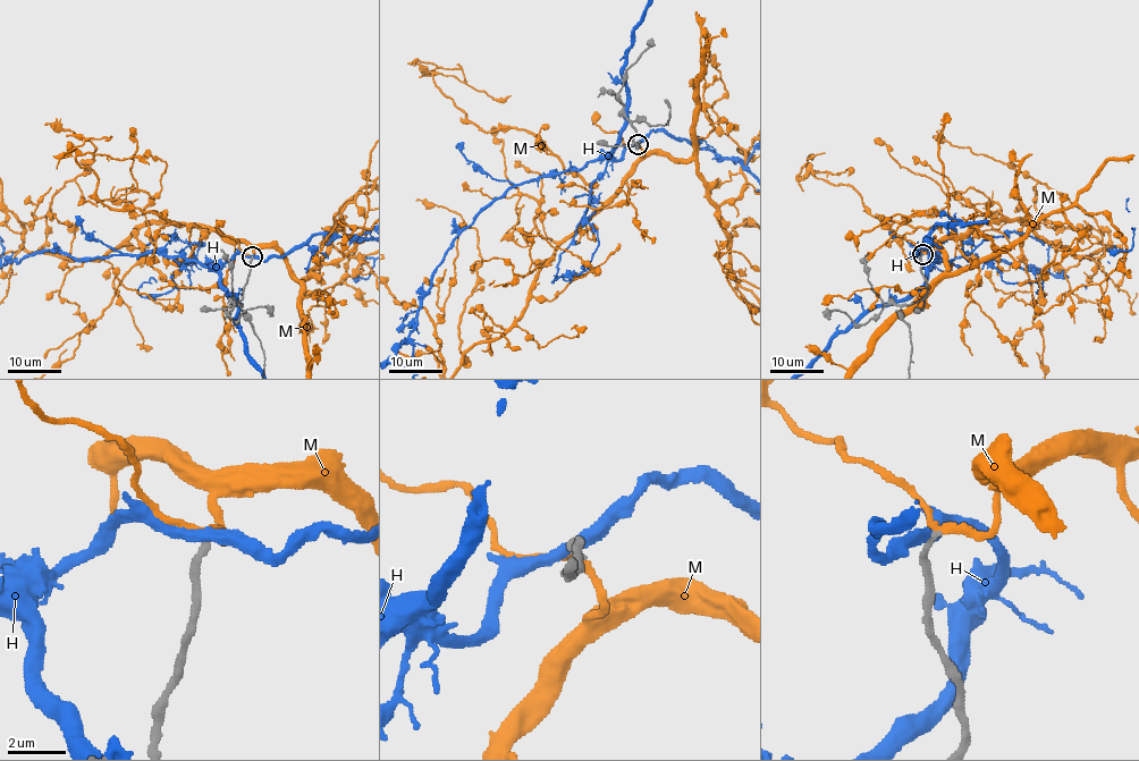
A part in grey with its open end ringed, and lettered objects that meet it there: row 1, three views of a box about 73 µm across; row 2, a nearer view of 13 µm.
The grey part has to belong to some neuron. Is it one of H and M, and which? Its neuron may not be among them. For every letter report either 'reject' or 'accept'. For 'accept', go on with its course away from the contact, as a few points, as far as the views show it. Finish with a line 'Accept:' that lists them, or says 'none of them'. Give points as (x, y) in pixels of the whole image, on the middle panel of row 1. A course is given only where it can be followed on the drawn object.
H: reject
M: accept
Accept: M

